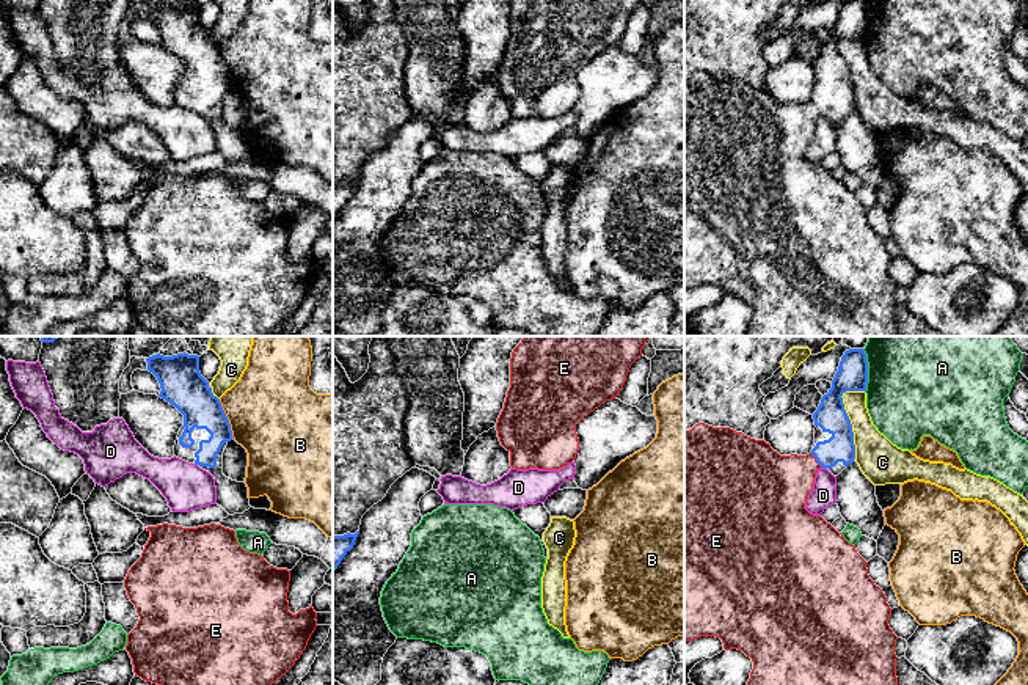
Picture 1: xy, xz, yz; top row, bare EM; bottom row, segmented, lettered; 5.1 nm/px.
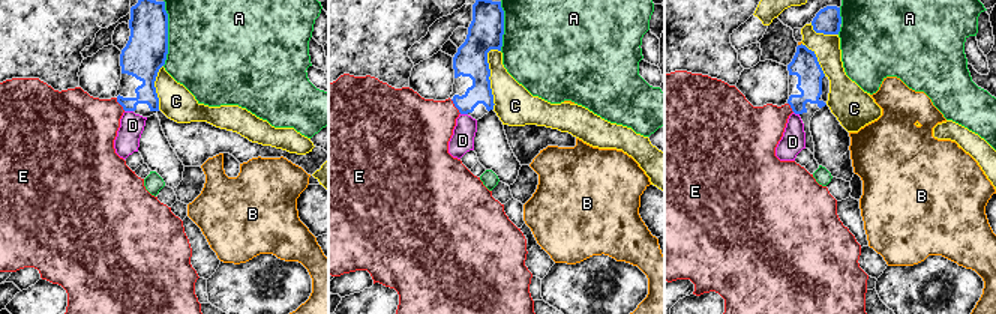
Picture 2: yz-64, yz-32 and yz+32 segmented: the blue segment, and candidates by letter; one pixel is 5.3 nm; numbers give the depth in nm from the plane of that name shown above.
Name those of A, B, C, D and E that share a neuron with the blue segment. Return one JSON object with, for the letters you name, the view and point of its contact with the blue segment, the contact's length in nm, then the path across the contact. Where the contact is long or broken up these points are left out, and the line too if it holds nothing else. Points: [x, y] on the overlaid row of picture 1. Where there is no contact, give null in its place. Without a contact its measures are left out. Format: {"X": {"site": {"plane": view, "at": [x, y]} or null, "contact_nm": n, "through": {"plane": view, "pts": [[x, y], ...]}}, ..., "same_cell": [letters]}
{"E": {"site": {"plane": "yz", "at": [816, 461]}, "contact_nm": 100, "through": {"plane": "yz", "pts": [[831, 417], [835, 442], [816, 461], [776, 487]]}}, "same_cell": ["E"]}

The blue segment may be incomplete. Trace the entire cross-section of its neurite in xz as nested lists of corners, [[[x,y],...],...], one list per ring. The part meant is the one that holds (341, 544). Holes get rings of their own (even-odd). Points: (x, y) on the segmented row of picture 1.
[[[359,531],[355,534],[333,536],[333,572],[341,564],[342,558],[353,548]]]

